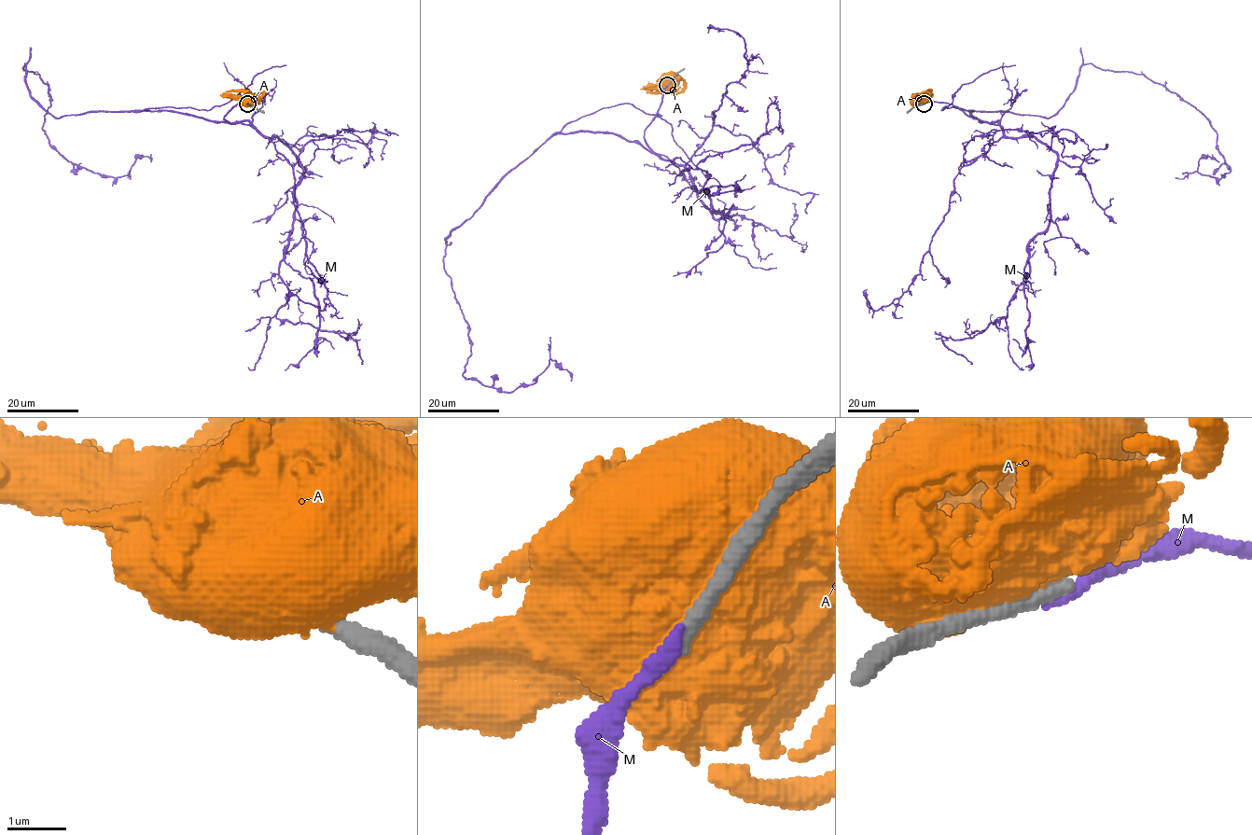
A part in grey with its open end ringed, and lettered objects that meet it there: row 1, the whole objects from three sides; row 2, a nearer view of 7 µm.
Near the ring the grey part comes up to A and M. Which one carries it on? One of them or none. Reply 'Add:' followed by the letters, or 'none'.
Add: none

